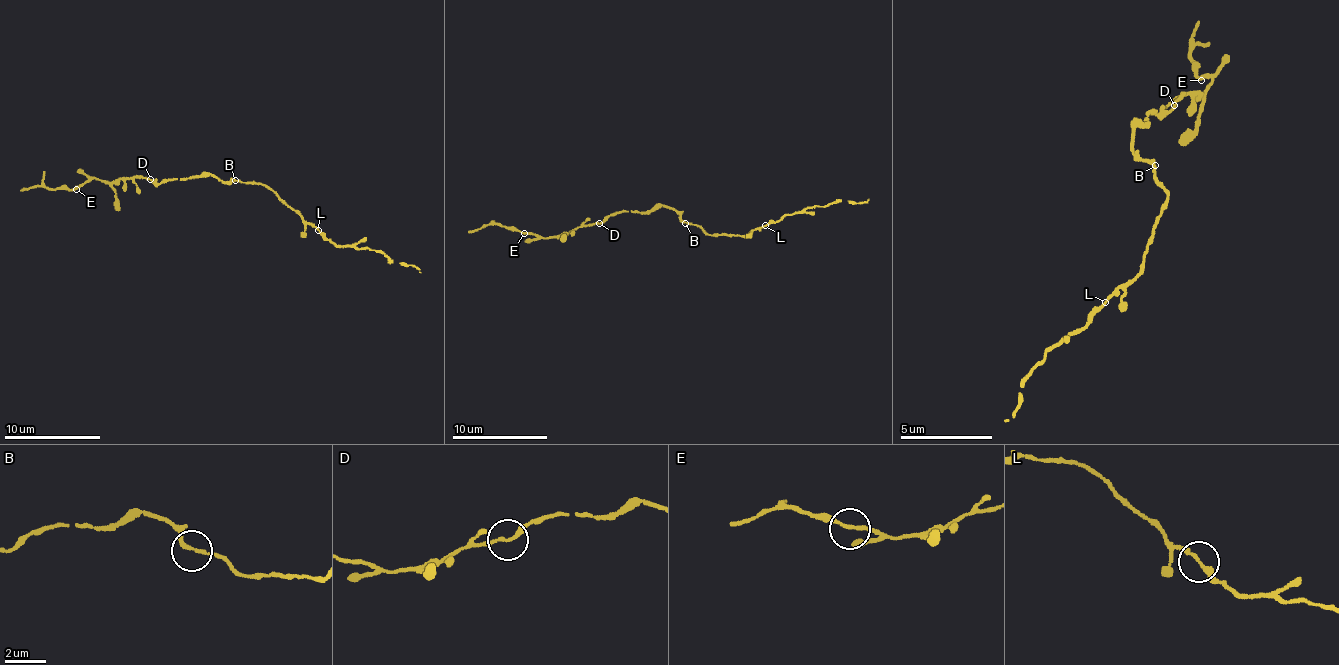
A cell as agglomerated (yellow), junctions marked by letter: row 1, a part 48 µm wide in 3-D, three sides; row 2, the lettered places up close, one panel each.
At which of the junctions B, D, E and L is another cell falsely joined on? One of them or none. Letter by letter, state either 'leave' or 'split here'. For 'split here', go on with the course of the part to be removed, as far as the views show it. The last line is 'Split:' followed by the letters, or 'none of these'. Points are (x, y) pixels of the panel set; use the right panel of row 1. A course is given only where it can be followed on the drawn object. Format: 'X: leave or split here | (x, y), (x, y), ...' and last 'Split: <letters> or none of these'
B: leave
D: leave
E: leave
L: leave
Split: none of these

